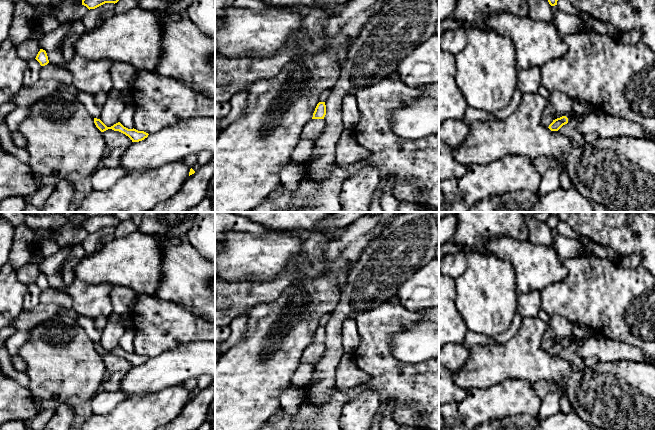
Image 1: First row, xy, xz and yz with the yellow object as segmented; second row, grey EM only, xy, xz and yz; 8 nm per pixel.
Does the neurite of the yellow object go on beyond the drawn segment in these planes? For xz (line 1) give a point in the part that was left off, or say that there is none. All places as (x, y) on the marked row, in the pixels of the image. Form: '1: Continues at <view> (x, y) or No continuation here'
1: No continuation here

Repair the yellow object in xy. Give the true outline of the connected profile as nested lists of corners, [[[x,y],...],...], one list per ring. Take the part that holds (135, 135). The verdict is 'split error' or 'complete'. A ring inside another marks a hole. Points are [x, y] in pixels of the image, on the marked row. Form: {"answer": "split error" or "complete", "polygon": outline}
{"answer": "complete", "polygon": [[[94,118],[94,123],[101,132],[104,132],[108,129],[112,129],[114,131],[119,131],[119,132],[125,134],[126,136],[128,136],[132,140],[132,142],[142,141],[145,138],[147,138],[149,135],[148,133],[146,133],[144,131],[138,131],[134,128],[128,129],[128,128],[124,127],[120,122],[114,124],[111,127],[107,127],[100,119]]]}

